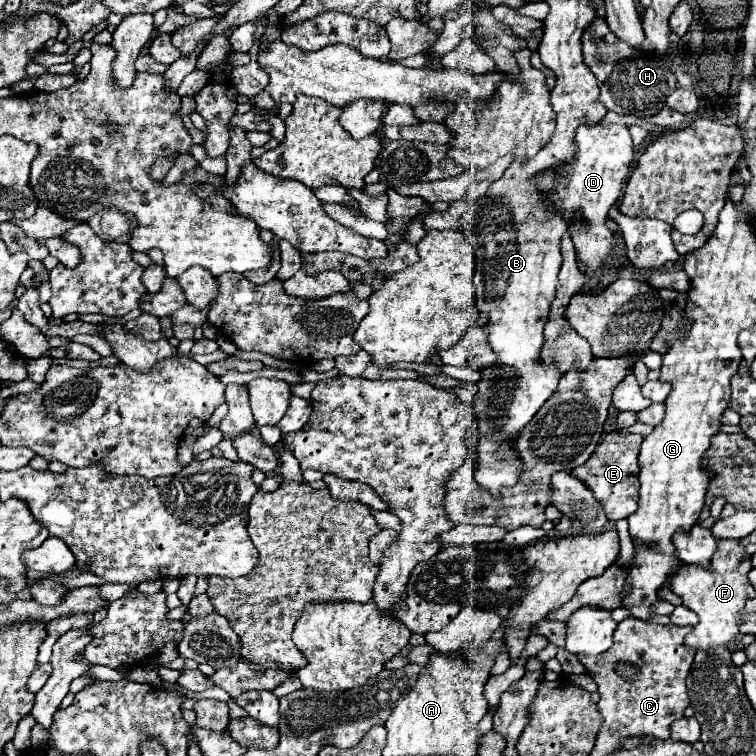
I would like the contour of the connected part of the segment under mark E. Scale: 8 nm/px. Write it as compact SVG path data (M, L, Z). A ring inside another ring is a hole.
M617 430L609 432L599 442L595 454L585 464L571 470L573 476L581 478L593 490L595 498L601 502L601 506L611 522L627 518L629 514L633 514L637 510L637 474L639 474L637 454L639 454L641 442L643 442L641 434L623 436Z

